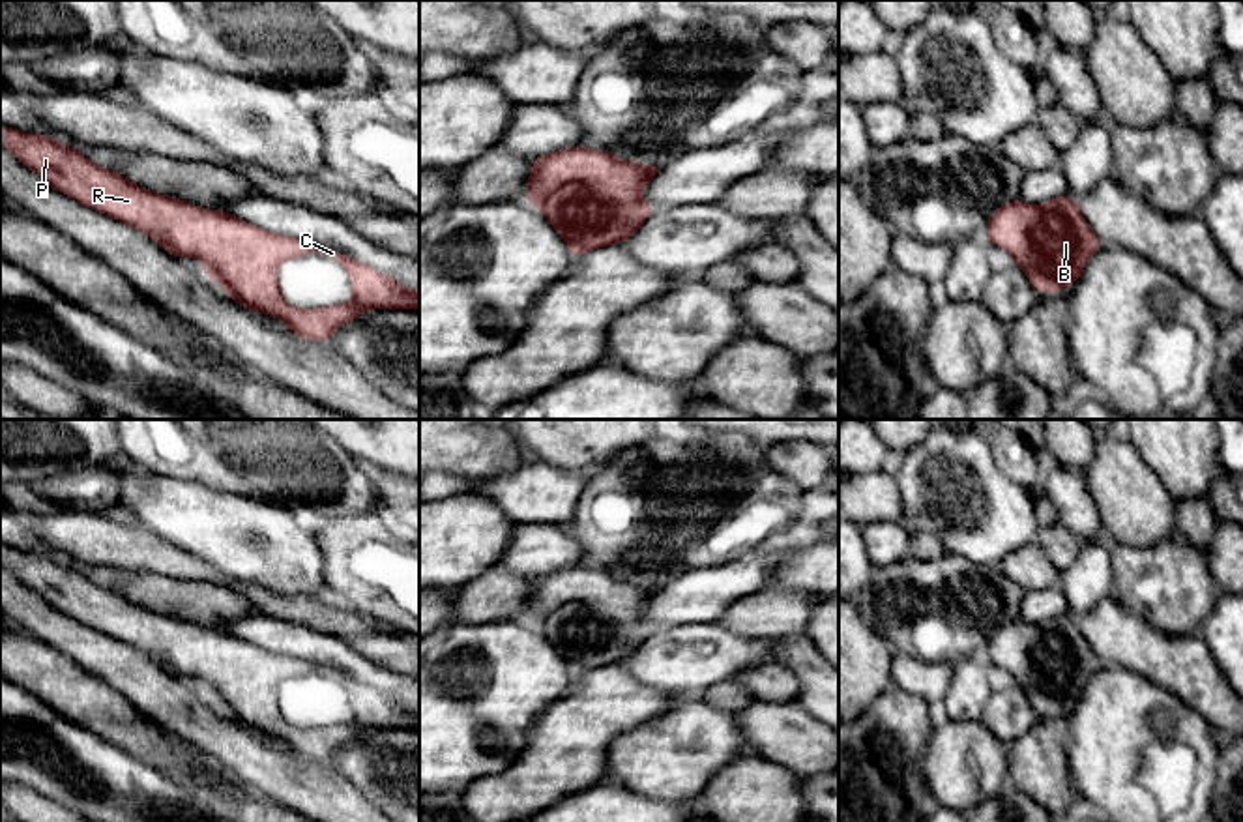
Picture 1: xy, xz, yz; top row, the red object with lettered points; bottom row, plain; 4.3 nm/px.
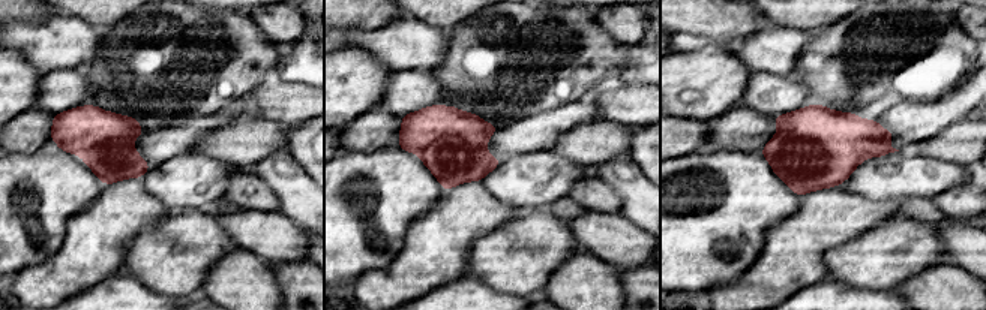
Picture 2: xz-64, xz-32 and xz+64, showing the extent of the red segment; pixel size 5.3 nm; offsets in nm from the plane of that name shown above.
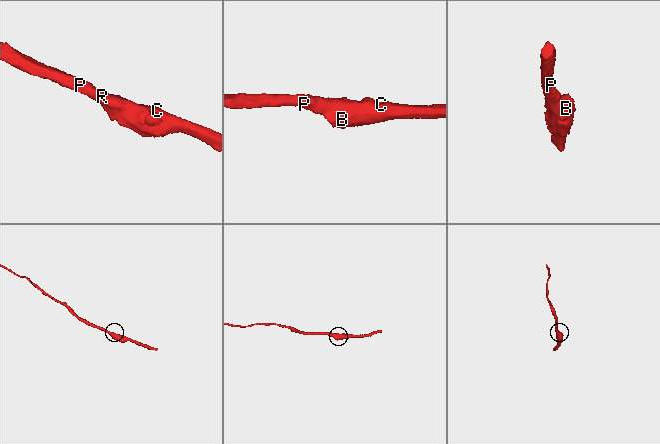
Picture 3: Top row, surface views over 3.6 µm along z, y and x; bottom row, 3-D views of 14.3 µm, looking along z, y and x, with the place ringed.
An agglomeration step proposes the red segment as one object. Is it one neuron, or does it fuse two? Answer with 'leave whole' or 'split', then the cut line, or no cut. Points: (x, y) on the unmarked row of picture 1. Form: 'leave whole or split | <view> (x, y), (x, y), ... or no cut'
leave whole | no cut

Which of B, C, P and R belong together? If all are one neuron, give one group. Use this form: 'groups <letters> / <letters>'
groups B C P R

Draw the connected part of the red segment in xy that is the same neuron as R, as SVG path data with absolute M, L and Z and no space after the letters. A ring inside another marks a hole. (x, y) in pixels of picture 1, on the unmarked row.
M0 545L0 564L56 610L107 637L152 655L176 678L206 683L206 697L249 730L281 738L292 755L328 760L339 745L369 728L419 728L419 712L344 672L268 652L227 631L193 625L170 614L131 603L112 588L97 586L49 554L28 554ZM322 672L350 695L352 717L335 727L300 728L285 721L277 687L290 678Z

